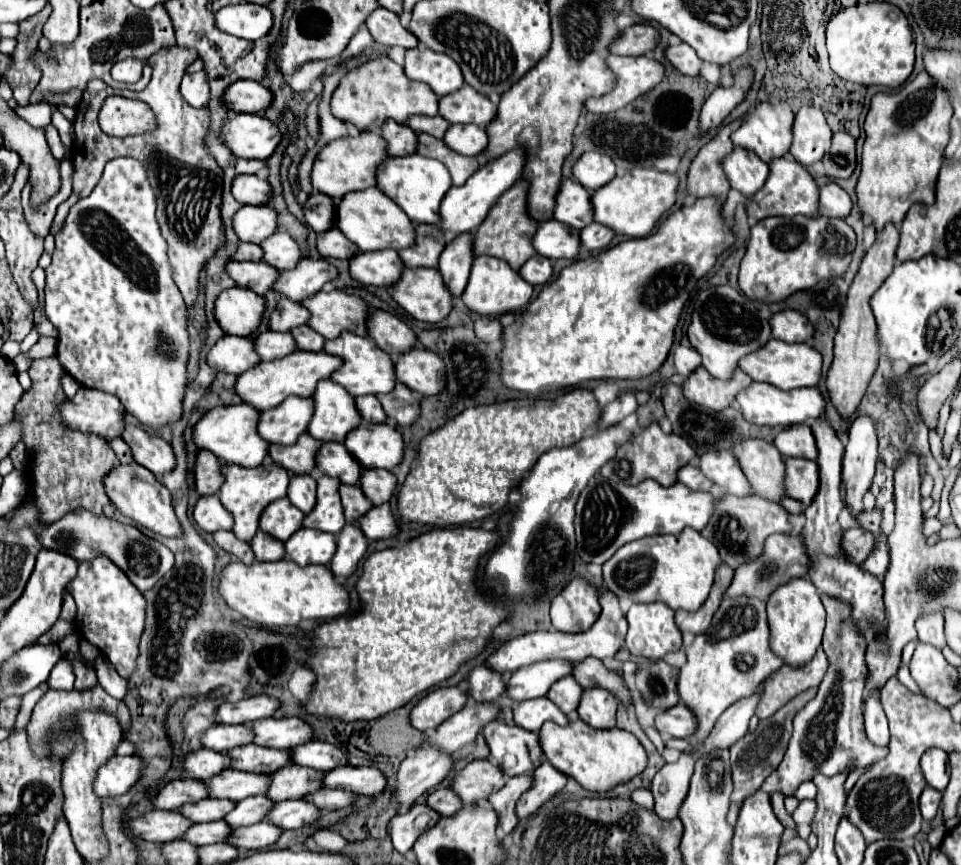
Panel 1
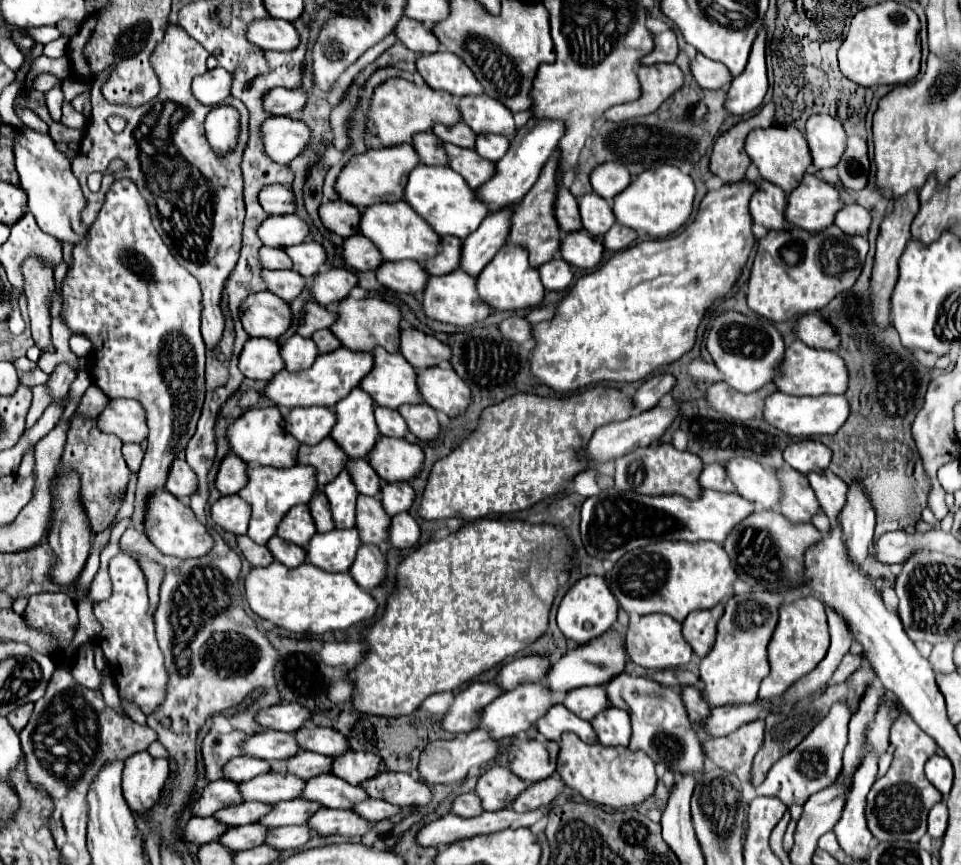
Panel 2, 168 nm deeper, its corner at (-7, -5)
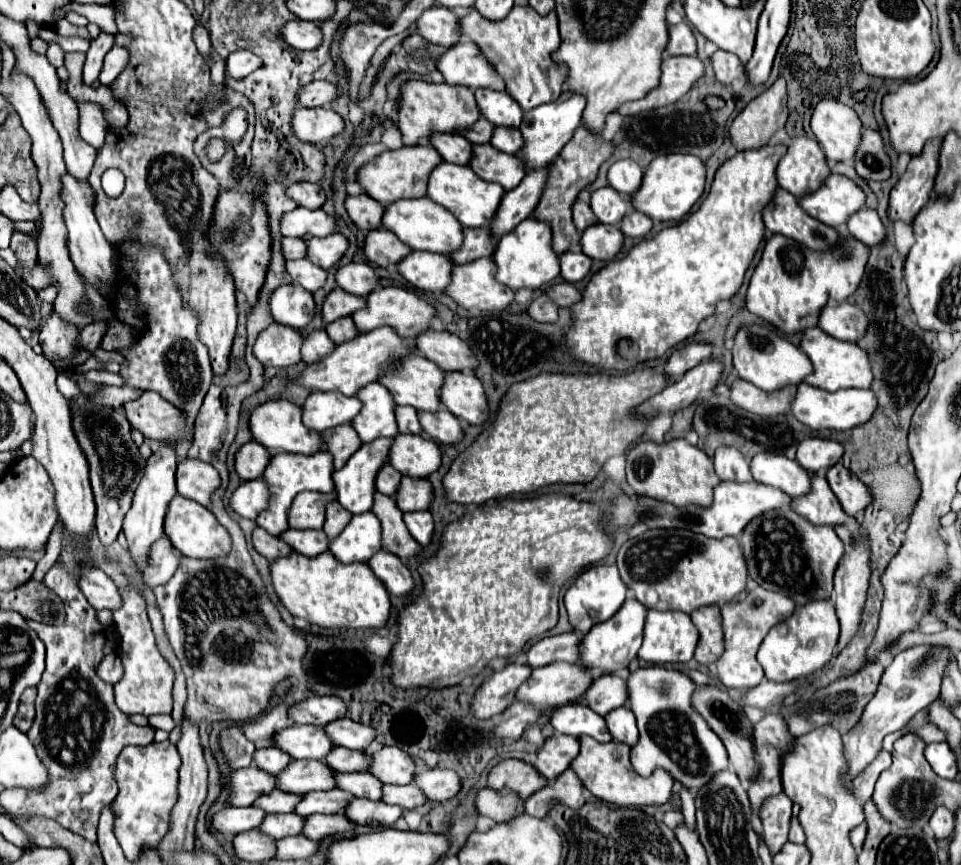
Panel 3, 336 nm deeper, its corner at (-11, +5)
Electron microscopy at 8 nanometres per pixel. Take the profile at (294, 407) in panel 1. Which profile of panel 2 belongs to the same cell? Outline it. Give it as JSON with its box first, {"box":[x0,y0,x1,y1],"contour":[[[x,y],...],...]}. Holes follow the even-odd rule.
{"box":[285,407,335,445],"contour":[[[297,407],[285,417],[285,431],[303,445],[317,445],[325,439],[335,423],[335,413],[329,407]]]}

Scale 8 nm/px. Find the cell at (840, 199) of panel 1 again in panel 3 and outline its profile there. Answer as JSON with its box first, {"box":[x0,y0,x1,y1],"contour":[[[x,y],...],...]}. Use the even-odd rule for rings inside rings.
{"box":[847,207,885,247],"contour":[[[867,207],[849,217],[847,229],[853,237],[857,237],[857,241],[865,243],[867,247],[881,245],[885,241],[885,225],[881,223],[877,211]]]}

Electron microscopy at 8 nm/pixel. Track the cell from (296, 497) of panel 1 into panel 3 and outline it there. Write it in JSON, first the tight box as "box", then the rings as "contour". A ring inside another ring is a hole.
{"box":[323,501,351,539],"contour":[[[331,501],[327,505],[327,517],[325,517],[325,525],[323,525],[323,531],[329,539],[333,539],[337,533],[341,533],[341,529],[351,521],[351,513],[347,509],[343,509],[339,505],[339,501]]]}

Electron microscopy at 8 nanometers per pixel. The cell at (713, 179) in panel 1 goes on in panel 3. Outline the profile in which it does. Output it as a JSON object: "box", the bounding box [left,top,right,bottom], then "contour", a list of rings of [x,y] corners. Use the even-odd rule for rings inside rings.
{"box":[729,77,787,151],"contour":[[[779,77],[769,89],[757,95],[735,119],[729,129],[731,143],[737,151],[759,149],[767,145],[781,123],[787,121],[787,87]]]}

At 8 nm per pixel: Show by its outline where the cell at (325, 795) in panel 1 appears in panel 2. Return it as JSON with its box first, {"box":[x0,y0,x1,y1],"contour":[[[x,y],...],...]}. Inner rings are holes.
{"box":[351,799,399,821],"contour":[[[365,799],[357,805],[351,807],[353,813],[357,813],[359,817],[367,819],[367,821],[379,821],[379,819],[389,819],[391,815],[395,815],[399,811],[397,805],[391,805],[387,801],[381,801],[381,799]]]}

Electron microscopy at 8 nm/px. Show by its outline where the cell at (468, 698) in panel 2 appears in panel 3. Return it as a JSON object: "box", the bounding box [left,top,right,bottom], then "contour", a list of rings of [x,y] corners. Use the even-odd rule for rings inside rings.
{"box":[473,663,533,719],"contour":[[[511,663],[503,671],[491,675],[473,697],[473,713],[481,719],[501,715],[513,703],[517,685],[527,681],[531,671],[533,669],[525,663]]]}

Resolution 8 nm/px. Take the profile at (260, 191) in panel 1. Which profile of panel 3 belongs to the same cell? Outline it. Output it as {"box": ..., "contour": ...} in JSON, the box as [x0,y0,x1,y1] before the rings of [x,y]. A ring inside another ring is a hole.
{"box":[289,183,325,209],"contour":[[[295,183],[289,187],[289,195],[307,209],[321,209],[325,203],[325,193],[321,185],[315,183]]]}

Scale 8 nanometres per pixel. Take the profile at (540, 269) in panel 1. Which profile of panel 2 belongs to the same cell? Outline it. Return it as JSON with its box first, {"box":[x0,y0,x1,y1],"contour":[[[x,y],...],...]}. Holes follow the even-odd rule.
{"box":[537,259,573,291],"contour":[[[553,259],[549,263],[543,263],[537,271],[539,271],[541,283],[547,291],[563,291],[569,287],[569,283],[573,279],[573,269],[563,259]]]}

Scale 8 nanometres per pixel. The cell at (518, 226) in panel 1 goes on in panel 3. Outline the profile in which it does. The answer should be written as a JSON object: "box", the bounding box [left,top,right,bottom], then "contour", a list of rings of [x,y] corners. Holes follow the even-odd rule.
{"box":[533,125,613,255],"contour":[[[581,125],[575,131],[573,139],[563,147],[563,151],[559,153],[559,157],[551,165],[551,169],[549,169],[549,181],[545,185],[545,191],[541,195],[539,205],[533,211],[533,217],[551,223],[551,227],[553,227],[553,249],[555,249],[557,255],[569,251],[571,247],[573,247],[573,251],[581,249],[581,233],[573,225],[571,207],[573,207],[573,201],[577,199],[579,191],[583,191],[587,185],[591,185],[597,179],[599,167],[611,155],[613,155],[613,141],[605,141],[605,139],[601,139],[601,135],[591,133],[589,129],[585,129]]]}

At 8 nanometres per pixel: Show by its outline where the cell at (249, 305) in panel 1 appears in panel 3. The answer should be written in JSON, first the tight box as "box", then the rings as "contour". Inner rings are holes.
{"box":[269,285,315,329],"contour":[[[281,285],[269,299],[271,315],[277,323],[303,329],[315,315],[313,295],[301,285]]]}

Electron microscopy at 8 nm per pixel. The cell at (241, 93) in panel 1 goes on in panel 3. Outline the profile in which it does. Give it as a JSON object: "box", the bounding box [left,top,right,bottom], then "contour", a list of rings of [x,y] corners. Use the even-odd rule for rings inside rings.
{"box":[299,81,339,107],"contour":[[[313,81],[299,91],[299,99],[303,107],[327,107],[337,97],[339,91],[329,81]]]}

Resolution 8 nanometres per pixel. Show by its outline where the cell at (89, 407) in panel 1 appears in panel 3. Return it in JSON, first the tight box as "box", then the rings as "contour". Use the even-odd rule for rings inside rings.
{"box":[123,391,193,441],"contour":[[[145,391],[137,401],[125,403],[123,409],[131,427],[139,429],[147,439],[157,439],[157,441],[191,441],[193,439],[193,429],[185,425],[185,413],[181,413],[181,409],[177,409],[175,405],[169,405],[159,393]]]}

